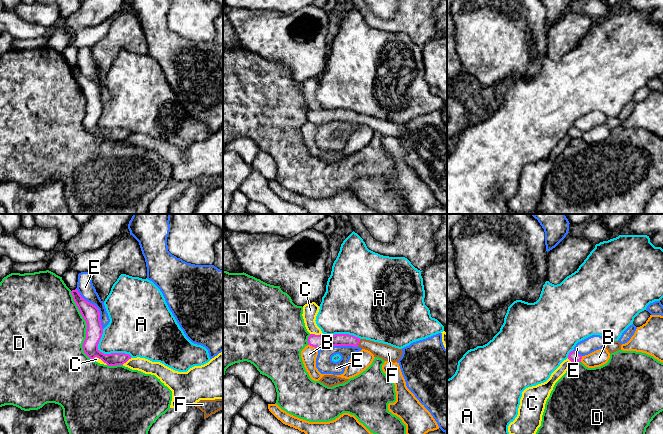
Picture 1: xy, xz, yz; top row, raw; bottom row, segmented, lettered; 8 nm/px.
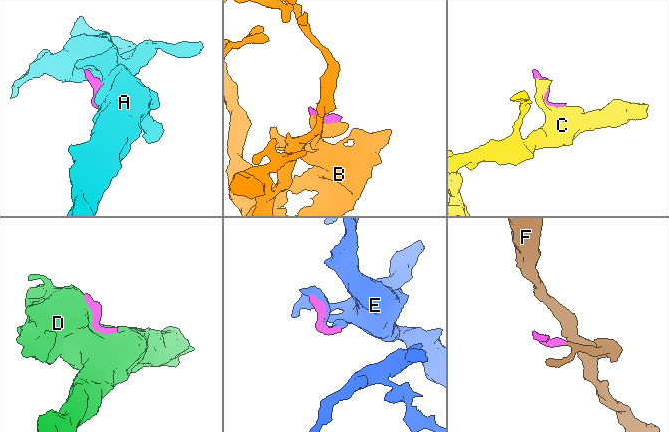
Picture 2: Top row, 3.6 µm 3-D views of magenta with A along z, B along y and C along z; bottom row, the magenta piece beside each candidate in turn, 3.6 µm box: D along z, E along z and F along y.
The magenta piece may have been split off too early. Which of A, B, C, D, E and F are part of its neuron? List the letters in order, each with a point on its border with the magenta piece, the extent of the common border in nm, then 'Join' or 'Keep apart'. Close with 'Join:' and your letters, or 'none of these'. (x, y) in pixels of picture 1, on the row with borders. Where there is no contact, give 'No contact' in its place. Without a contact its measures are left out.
A: Touches magenta at xy (105, 354). Shared border 340 nm. Keep apart
B: Touches magenta at xz (313, 346). Shared border 90 nm. Keep apart
C: Touches magenta at xz (316, 335). Shared border 100 nm. Keep apart
D: Touches magenta at xy (87, 325). Shared border 600 nm. Keep apart
E: Touches magenta at xy (96, 307). Shared border 400 nm. Keep apart
F: Touches magenta at xz (358, 343). Shared border 70 nm. Join
Join: F

